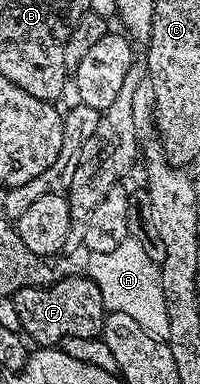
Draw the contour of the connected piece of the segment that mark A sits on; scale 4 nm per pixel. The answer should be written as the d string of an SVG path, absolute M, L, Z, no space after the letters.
M128 237L114 251L94 253L87 258L87 276L98 283L98 291L102 291L102 303L108 313L121 313L131 315L146 331L150 331L155 337L167 338L170 331L170 319L166 311L166 299L162 295L162 283L157 262L142 251L142 243Z

